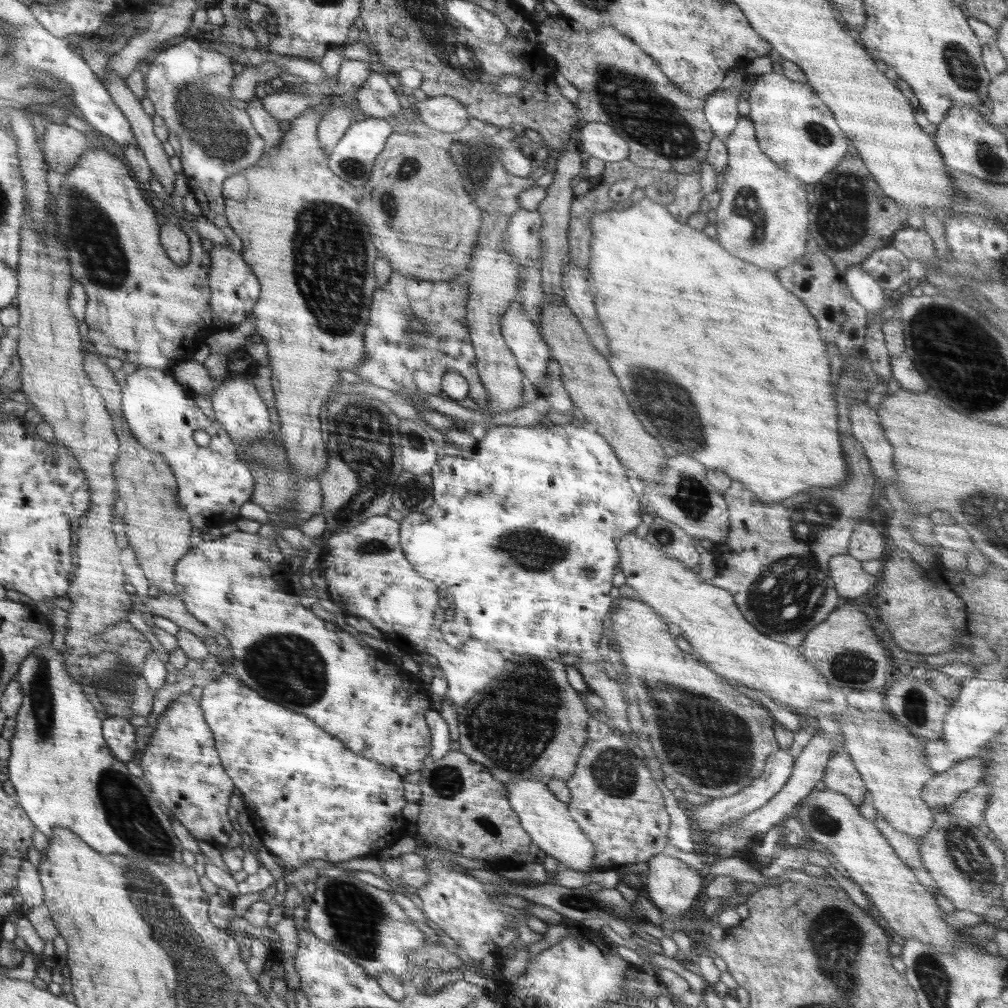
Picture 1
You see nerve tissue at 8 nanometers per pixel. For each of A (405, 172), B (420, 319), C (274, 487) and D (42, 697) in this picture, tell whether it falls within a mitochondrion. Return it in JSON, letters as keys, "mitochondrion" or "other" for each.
{"A":"mitochondrion","B":"mitochondrion","C":"mitochondrion","D":"mitochondrion"}

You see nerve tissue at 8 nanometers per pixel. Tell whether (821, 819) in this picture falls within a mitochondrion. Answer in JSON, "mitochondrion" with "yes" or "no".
{"mitochondrion":"yes"}

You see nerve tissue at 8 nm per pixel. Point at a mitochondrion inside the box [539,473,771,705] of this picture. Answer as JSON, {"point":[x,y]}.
{"point":[664,536]}

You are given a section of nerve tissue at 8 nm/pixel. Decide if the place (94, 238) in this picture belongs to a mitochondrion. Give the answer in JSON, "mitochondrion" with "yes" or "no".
{"mitochondrion":"yes"}

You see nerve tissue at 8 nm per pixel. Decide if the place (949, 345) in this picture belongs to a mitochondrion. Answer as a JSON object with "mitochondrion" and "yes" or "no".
{"mitochondrion":"yes"}

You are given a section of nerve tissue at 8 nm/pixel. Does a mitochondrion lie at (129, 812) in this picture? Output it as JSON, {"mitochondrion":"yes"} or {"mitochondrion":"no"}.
{"mitochondrion":"yes"}

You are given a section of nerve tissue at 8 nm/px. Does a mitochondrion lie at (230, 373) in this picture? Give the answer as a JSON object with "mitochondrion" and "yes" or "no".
{"mitochondrion":"no"}

